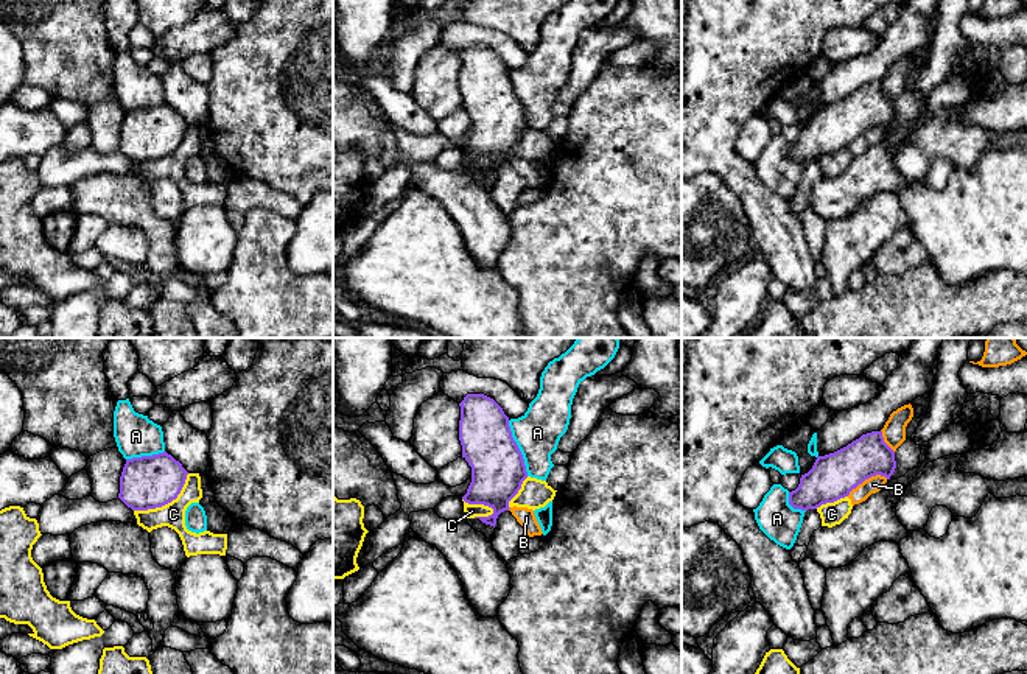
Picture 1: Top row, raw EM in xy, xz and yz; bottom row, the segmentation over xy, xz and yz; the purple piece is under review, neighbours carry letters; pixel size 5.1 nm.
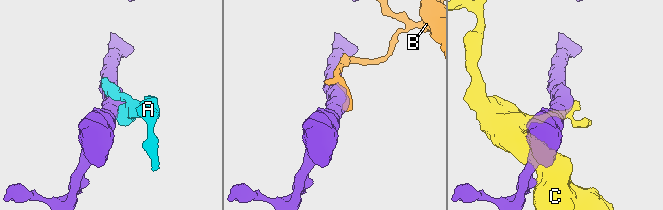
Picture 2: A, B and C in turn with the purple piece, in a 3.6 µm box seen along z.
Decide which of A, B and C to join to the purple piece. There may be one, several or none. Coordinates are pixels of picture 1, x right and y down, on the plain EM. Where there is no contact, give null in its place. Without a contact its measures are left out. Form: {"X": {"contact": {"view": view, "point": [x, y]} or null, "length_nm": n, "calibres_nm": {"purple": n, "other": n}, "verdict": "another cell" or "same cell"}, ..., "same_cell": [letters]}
{"A": {"contact": {"view": "xz", "point": [518, 100]}, "length_nm": 300, "calibres_nm": {"purple": 280, "other": 240}, "verdict": "another cell"}, "B": {"contact": {"view": "yz", "point": [867, 129]}, "length_nm": 240, "calibres_nm": {"purple": 240, "other": 90}, "verdict": "another cell"}, "C": {"contact": {"view": "xy", "point": [167, 154]}, "length_nm": 340, "calibres_nm": {"purple": 280, "other": 130}, "verdict": "another cell"}, "same_cell": []}

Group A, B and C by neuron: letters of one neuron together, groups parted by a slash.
A / B / C

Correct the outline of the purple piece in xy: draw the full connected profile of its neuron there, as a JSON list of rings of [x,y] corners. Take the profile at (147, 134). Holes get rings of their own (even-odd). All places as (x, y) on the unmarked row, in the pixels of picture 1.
[[[166,103],[126,111],[118,149],[132,162],[162,159],[181,145],[188,123]]]

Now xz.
[[[467,45],[459,54],[459,92],[462,109],[471,118],[471,134],[462,151],[493,160],[489,168],[475,168],[495,179],[501,163],[528,129],[523,106],[512,89],[509,68],[484,45]]]

